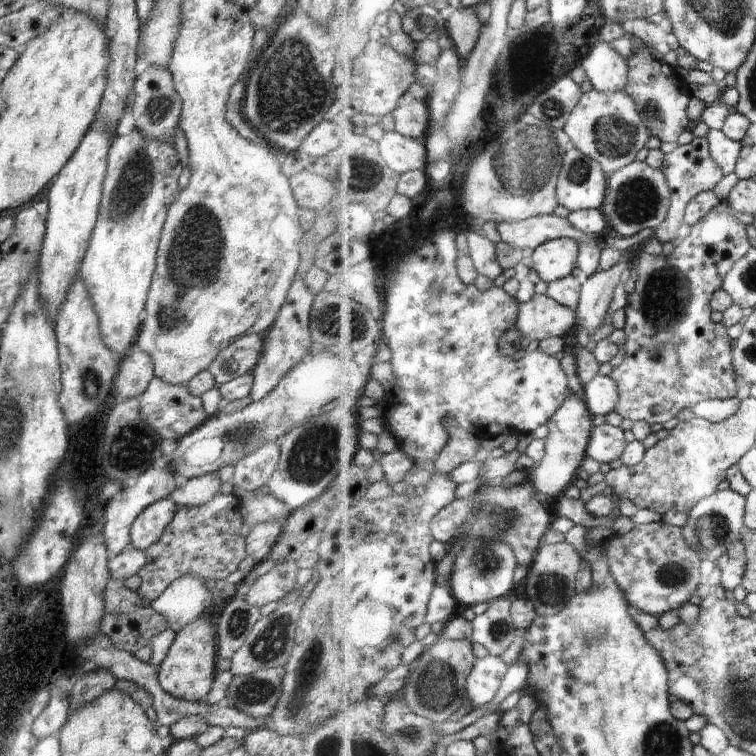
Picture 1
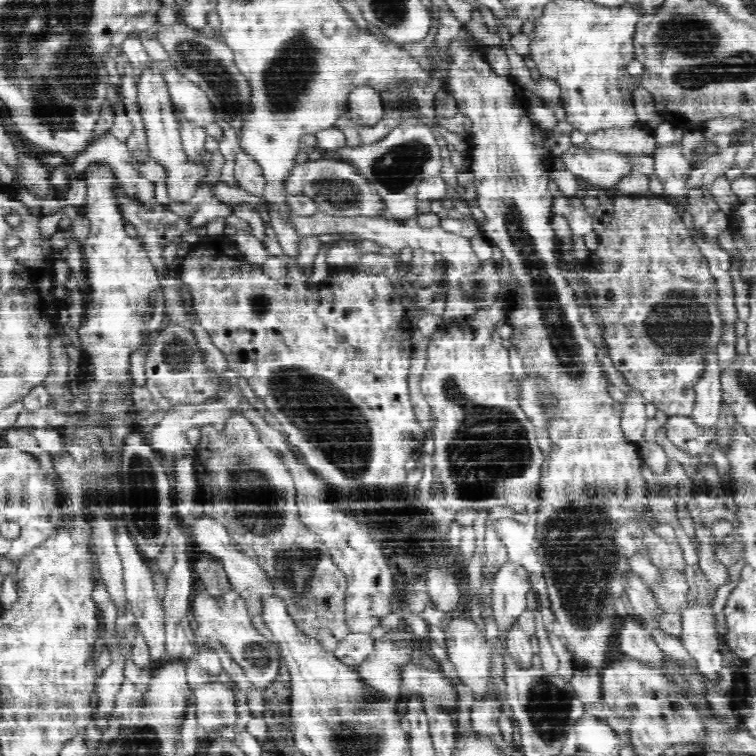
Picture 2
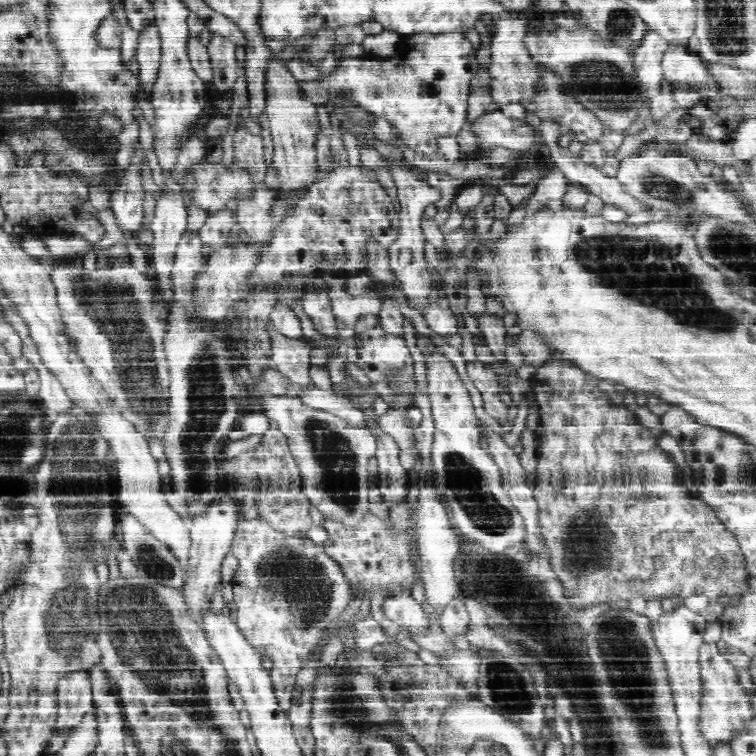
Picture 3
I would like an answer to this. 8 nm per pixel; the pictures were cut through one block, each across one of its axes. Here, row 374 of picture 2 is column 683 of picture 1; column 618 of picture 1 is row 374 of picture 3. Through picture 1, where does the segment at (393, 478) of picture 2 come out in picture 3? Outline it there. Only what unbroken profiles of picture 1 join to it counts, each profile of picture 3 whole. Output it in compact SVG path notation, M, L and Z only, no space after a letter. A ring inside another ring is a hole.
M378 325L356 335L354 342L355 344L358 344L358 359L355 364L365 372L373 388L377 382L384 382L384 380L386 380L386 370L388 370L388 368L397 368L398 370L401 370L402 374L405 376L407 387L412 390L413 394L415 393L412 355L410 355L410 350L408 349L404 338L389 334Z

